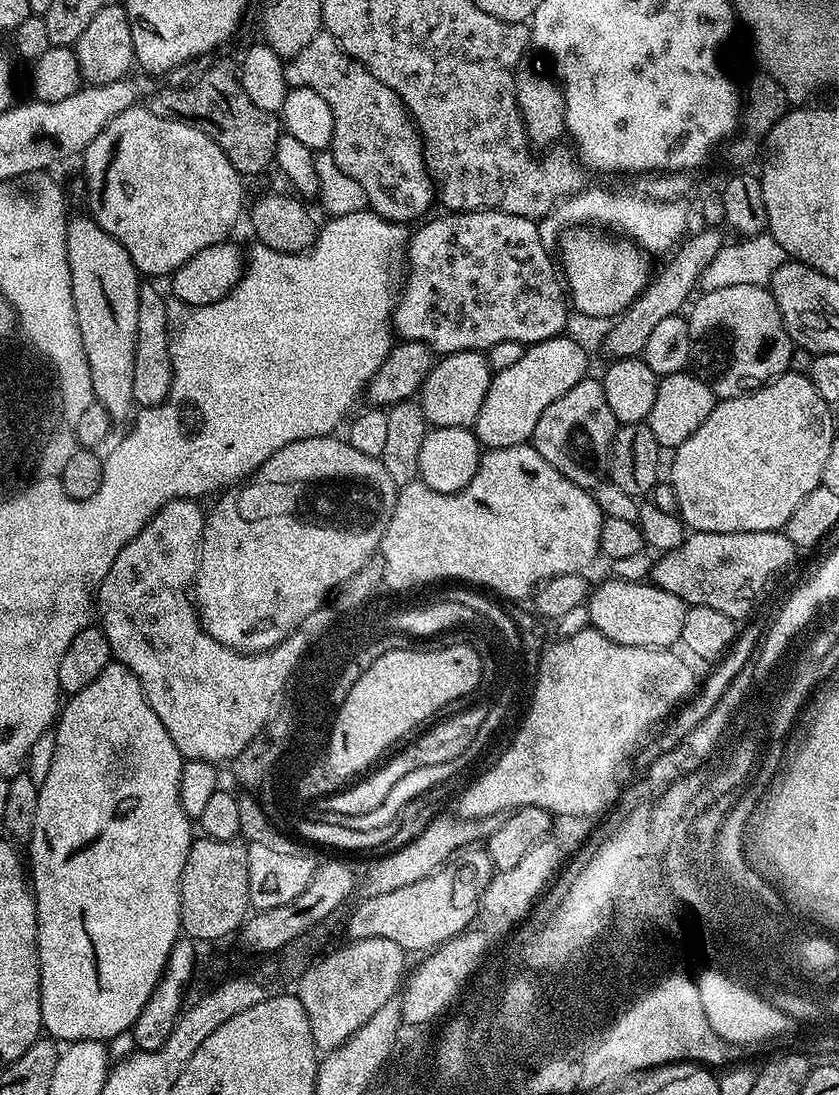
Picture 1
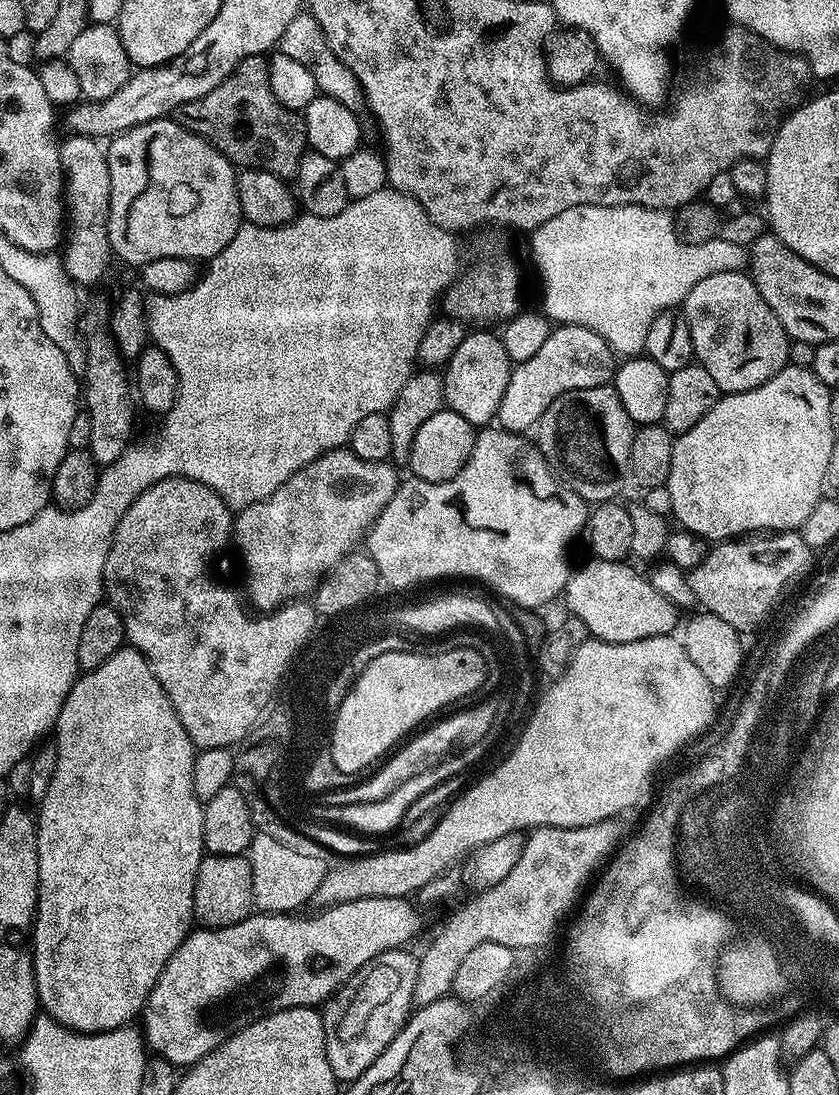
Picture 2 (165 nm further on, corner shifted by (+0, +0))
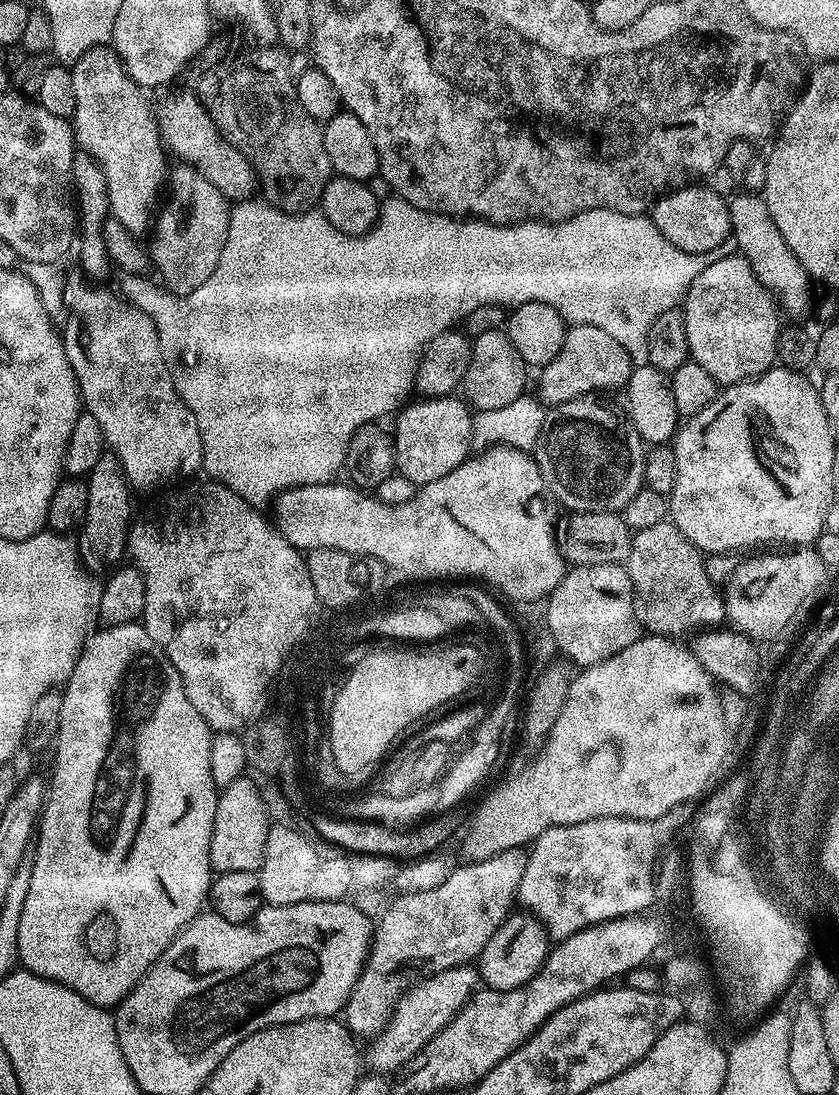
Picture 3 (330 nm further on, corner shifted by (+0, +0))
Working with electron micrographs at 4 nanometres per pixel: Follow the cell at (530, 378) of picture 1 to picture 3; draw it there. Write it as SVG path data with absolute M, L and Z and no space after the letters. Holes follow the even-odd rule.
M581 324L569 327L564 333L562 350L556 357L539 369L540 393L539 399L545 405L555 406L573 400L579 396L595 393L595 388L623 389L627 385L633 370L632 359L626 350L610 334L598 330L598 326L582 326Z

